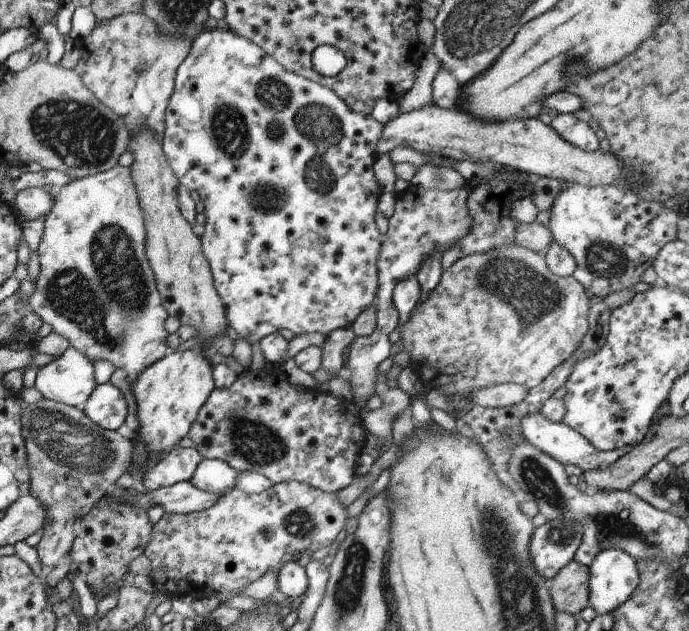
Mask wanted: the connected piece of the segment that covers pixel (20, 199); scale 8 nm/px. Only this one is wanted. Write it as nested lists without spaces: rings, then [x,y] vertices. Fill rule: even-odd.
[[[27,187],[13,193],[13,210],[20,218],[31,219],[43,217],[53,204],[53,195],[48,194],[42,187]]]

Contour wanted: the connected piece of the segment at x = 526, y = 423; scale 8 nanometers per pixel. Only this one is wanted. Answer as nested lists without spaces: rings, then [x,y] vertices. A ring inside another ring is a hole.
[[[540,412],[524,416],[520,420],[520,432],[529,444],[532,444],[537,450],[544,452],[555,462],[558,462],[563,466],[566,464],[575,464],[577,468],[580,468],[581,472],[604,469],[606,466],[613,464],[621,455],[624,455],[629,448],[633,446],[630,445],[613,451],[598,451],[578,432],[571,430],[571,428],[563,422],[554,423],[547,420]]]

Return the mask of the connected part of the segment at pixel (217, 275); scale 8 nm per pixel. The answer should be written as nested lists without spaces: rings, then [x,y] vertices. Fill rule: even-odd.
[[[221,25],[209,32],[203,30],[192,40],[190,51],[176,70],[174,87],[164,112],[164,137],[161,145],[178,184],[188,190],[195,190],[203,202],[205,221],[200,236],[202,253],[208,262],[216,293],[224,306],[226,321],[239,339],[253,345],[255,341],[277,330],[291,330],[295,335],[319,333],[325,337],[335,328],[349,328],[357,315],[373,302],[378,285],[376,260],[380,247],[380,232],[374,216],[381,190],[372,166],[381,129],[379,122],[352,111],[332,90],[287,72],[255,43],[233,34]],[[307,184],[317,184],[317,188],[329,190],[317,192]]]

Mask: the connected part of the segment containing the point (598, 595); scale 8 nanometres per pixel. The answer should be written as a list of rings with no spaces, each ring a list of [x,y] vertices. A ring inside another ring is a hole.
[[[619,549],[602,550],[588,566],[588,606],[596,615],[612,613],[638,584],[635,560]]]

